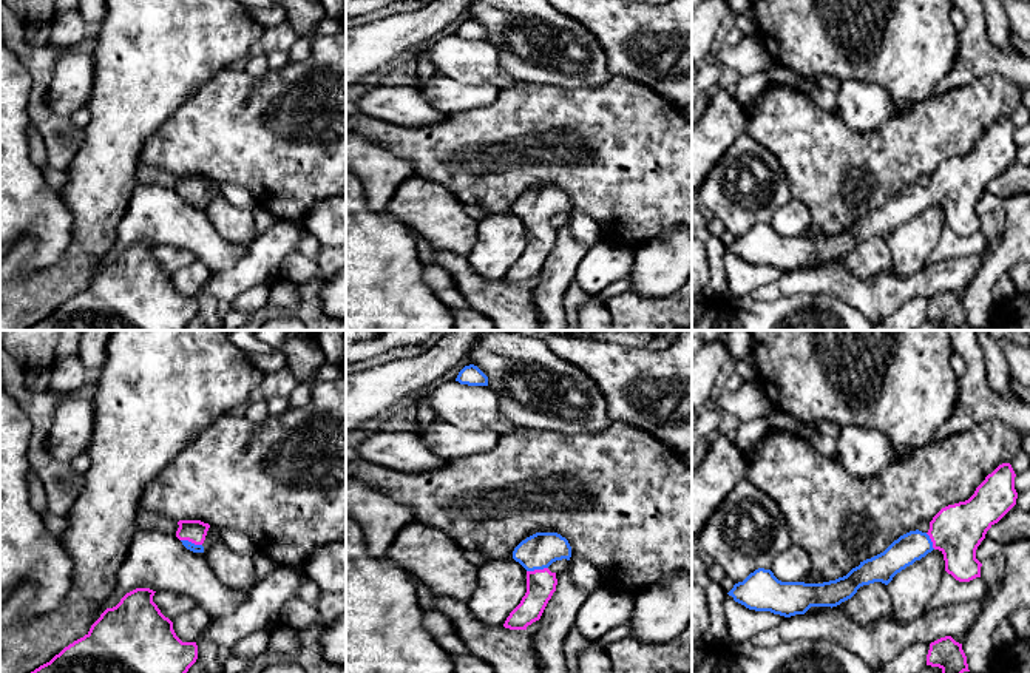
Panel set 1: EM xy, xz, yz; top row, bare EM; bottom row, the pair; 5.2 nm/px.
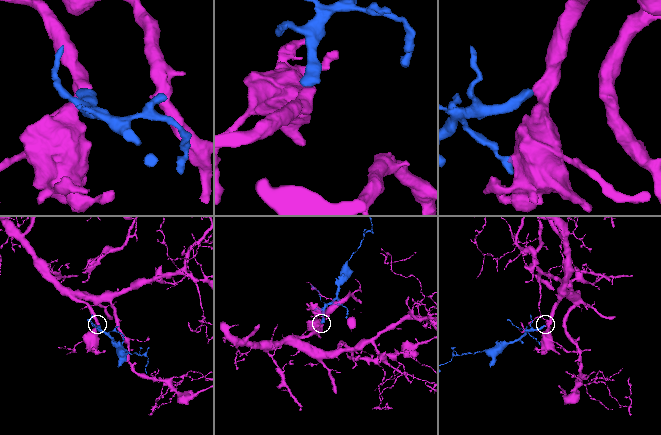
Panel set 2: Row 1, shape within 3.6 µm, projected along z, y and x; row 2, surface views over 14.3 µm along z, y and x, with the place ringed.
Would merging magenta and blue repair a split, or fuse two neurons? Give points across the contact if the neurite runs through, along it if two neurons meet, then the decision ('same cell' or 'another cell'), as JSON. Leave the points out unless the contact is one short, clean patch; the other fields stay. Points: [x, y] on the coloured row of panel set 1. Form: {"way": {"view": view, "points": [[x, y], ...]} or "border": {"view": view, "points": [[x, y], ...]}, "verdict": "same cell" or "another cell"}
{"way": {"view": "xy", "points": [[195, 531], [192, 542], [196, 548]]}, "verdict": "same cell"}

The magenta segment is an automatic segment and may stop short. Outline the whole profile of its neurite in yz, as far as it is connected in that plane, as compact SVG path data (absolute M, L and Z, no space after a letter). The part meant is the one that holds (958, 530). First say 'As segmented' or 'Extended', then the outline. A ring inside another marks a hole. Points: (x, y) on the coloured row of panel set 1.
Extended. M1010 463L999 465L968 500L942 508L927 533L916 529L900 536L883 553L860 562L843 577L823 583L781 582L771 570L758 568L727 594L749 610L791 617L805 614L811 607L837 607L863 585L888 585L897 573L933 550L944 554L948 574L959 582L970 582L981 577L977 546L987 531L1016 505L1015 477Z

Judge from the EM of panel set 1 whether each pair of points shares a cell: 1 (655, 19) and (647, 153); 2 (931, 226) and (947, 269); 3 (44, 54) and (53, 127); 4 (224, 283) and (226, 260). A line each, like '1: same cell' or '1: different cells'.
1: different cells
2: different cells
3: same cell
4: different cells

